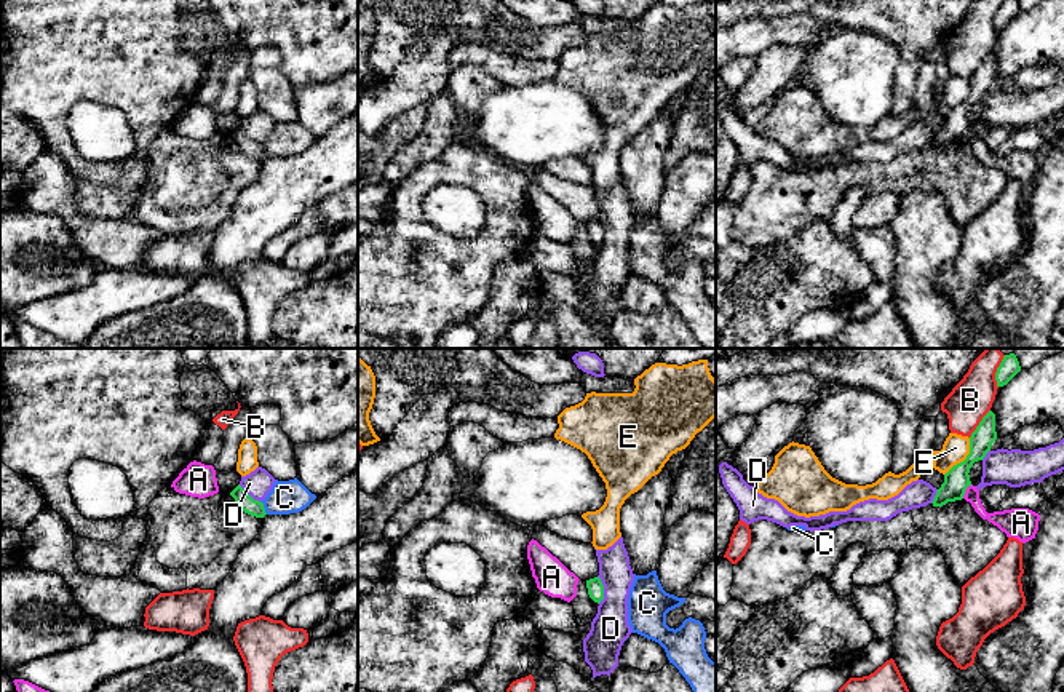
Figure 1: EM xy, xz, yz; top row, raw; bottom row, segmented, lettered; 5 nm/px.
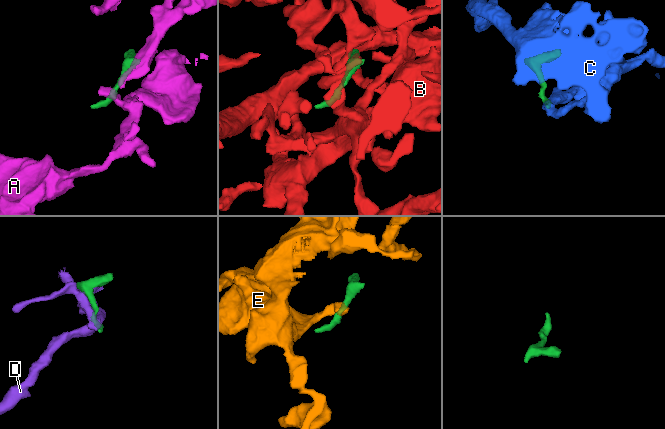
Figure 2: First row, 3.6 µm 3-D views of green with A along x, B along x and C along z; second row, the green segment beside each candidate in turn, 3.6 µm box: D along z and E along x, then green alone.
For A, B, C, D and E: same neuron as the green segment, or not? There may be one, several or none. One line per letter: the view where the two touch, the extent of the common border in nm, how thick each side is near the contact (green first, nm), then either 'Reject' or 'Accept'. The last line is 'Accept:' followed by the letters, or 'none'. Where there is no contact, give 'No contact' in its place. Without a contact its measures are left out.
A: Touches green in yz. Shared border 90 nm. Thickness 130 nm (green) against 100 nm. Reject
B: Touches green in yz. Shared border 180 nm. Thickness 120 nm (green) against 220 nm. Reject
C: Touches green in xy. Shared border 70 nm. Thickness 80 nm (green) against 160 nm. Reject
D: Touches green in xz. Shared border 140 nm. Thickness 80 nm (green) against 190 nm. Reject
E: Touches green in yz. Shared border 240 nm. Thickness 130 nm (green) against 140 nm. Reject
Accept: none

